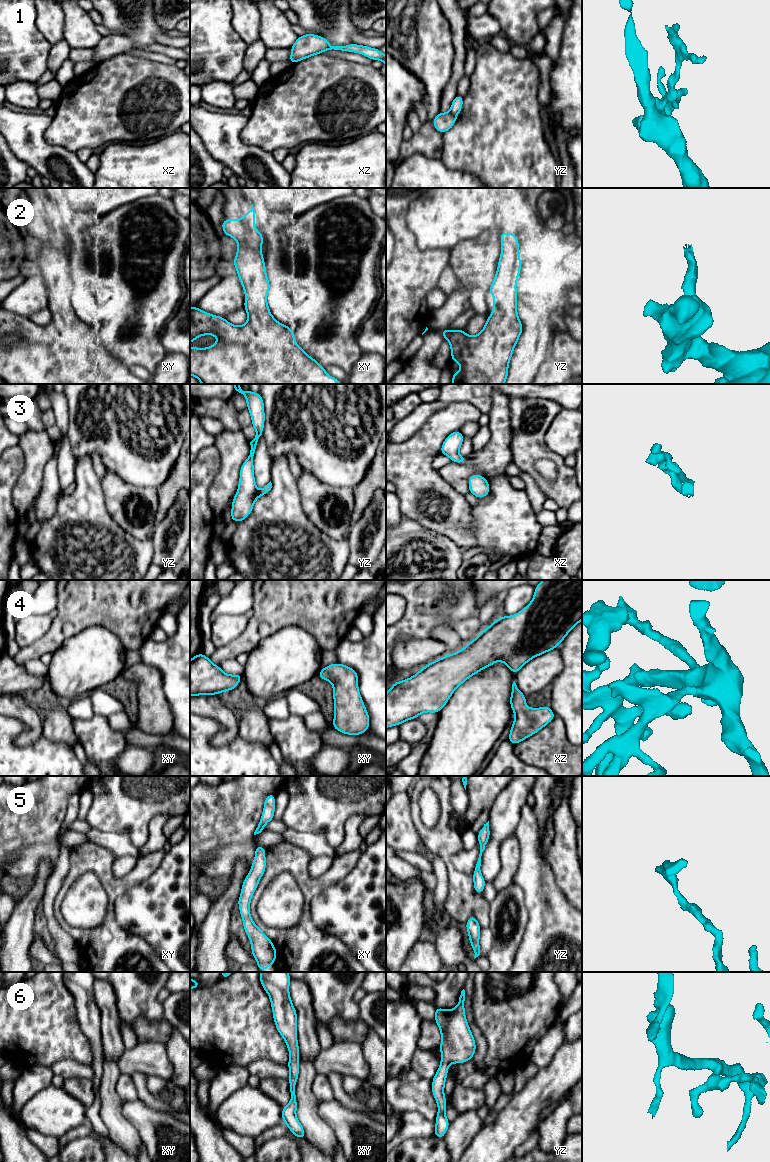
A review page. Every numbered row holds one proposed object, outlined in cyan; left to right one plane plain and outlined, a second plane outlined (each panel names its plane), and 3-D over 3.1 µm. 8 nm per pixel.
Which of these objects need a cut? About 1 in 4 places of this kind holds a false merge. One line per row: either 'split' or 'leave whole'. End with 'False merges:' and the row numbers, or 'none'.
1: split
2: leave whole
3: leave whole
4: leave whole
5: leave whole
6: leave whole
False merges: 1

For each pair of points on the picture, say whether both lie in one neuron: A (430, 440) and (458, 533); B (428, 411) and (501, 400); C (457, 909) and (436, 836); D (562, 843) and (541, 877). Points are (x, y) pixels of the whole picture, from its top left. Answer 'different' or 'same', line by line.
A: same
B: different
C: same
D: different

